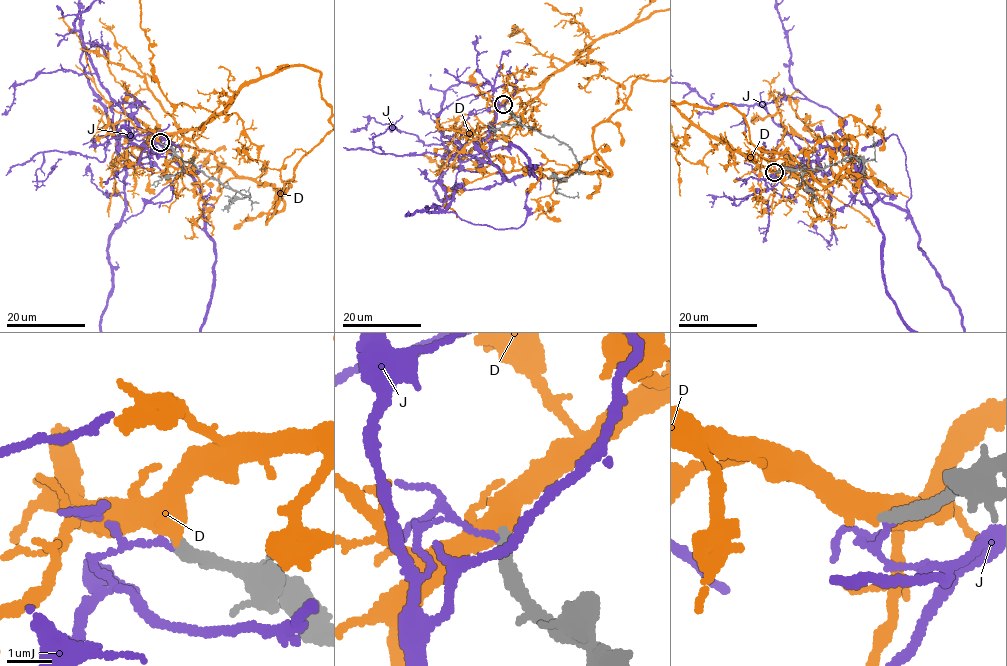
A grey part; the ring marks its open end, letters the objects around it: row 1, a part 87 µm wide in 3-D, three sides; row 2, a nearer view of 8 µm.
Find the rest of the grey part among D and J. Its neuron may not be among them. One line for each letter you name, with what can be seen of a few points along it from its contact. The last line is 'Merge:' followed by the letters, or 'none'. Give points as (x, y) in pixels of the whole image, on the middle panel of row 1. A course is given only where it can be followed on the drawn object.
Merge: D

